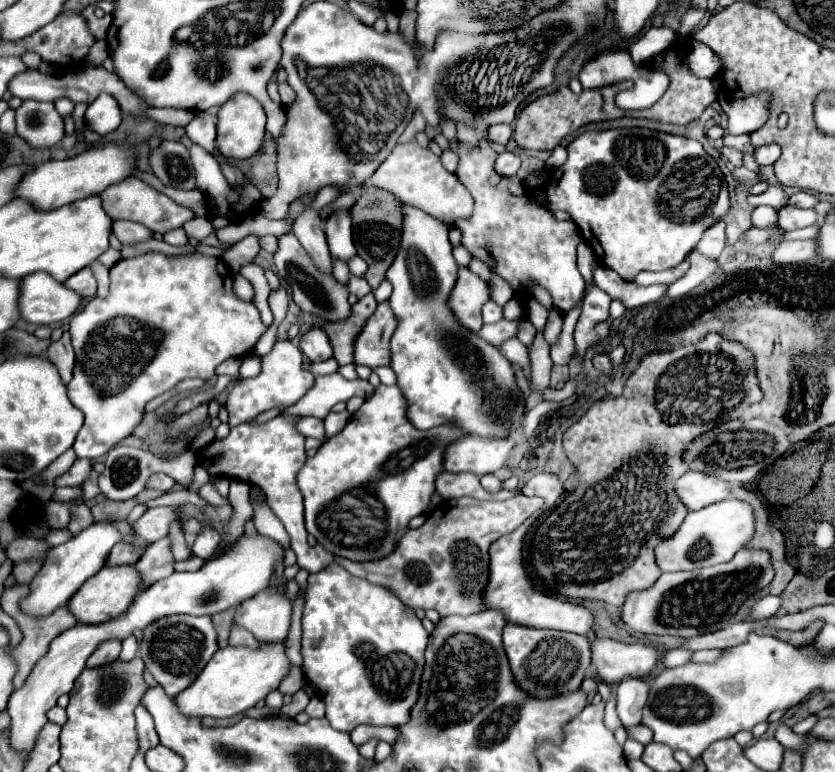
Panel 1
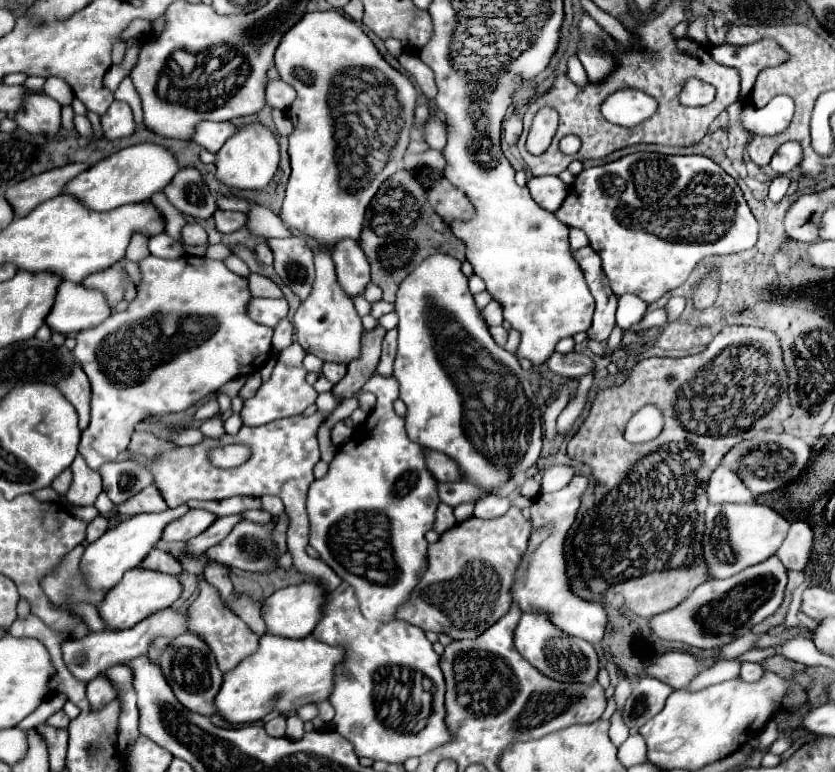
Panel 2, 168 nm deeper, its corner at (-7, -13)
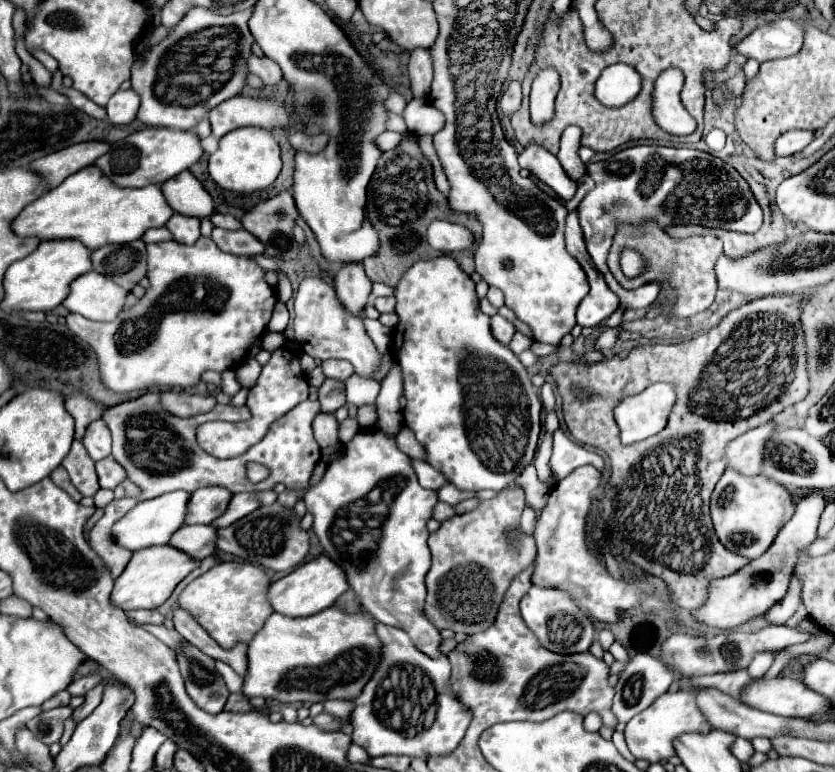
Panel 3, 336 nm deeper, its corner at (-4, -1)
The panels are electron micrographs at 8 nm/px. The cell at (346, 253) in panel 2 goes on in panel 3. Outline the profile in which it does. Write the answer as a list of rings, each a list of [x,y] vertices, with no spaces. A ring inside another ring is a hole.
[[[348,263],[338,267],[334,277],[334,289],[338,293],[338,299],[344,303],[344,307],[360,315],[370,299],[372,281],[366,277],[362,263]]]

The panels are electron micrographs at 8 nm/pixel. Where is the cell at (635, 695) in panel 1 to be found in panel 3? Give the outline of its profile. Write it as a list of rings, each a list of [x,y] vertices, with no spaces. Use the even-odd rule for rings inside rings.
[[[638,653],[636,657],[632,657],[630,663],[626,665],[626,669],[620,673],[620,679],[616,685],[612,711],[618,719],[618,723],[628,723],[636,713],[640,713],[642,709],[652,705],[662,693],[666,693],[670,689],[672,681],[674,681],[674,673],[660,659],[652,657],[650,653]]]

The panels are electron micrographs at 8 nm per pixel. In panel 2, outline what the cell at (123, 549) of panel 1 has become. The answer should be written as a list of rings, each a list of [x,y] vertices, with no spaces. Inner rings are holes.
[[[155,549],[147,555],[147,559],[141,563],[141,567],[145,569],[155,569],[155,571],[163,571],[163,573],[171,573],[171,575],[181,575],[183,567],[181,563],[167,551],[163,549]]]

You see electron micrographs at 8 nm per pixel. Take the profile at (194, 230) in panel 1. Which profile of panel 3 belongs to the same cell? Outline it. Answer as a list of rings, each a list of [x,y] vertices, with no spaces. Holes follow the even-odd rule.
[[[174,213],[168,219],[166,227],[174,235],[174,241],[184,243],[184,245],[192,245],[200,237],[200,219],[196,217],[184,217],[180,213]]]

